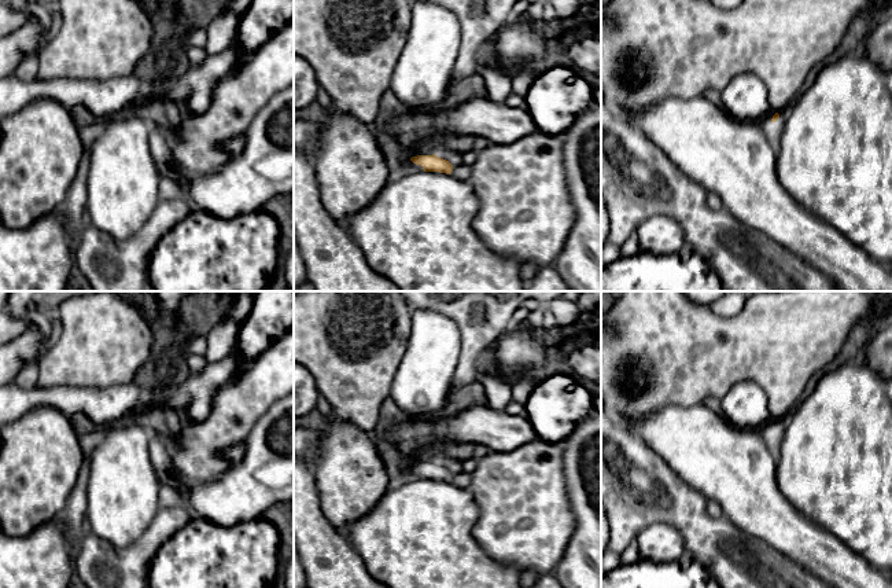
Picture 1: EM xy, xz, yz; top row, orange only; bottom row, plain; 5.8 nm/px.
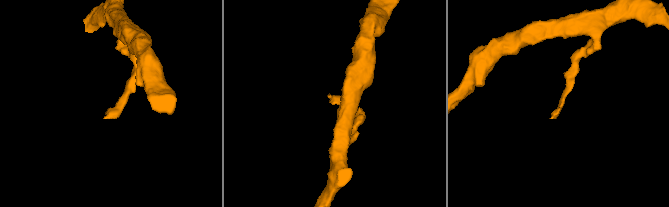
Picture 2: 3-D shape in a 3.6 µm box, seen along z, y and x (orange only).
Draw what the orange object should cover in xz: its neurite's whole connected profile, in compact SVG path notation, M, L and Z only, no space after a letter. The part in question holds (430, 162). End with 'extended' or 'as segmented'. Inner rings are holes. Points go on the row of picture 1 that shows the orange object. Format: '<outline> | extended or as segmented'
M430 150L406 151L406 154L409 157L403 166L408 169L446 173L460 180L468 180L471 176L471 166L465 163L451 165L449 161L436 157Z | extended

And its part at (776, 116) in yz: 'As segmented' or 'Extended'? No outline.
Extended

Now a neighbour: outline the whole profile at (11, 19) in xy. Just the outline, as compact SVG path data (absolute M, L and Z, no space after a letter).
M7 1L0 3L0 37L7 36L29 19L27 12L14 10Z

